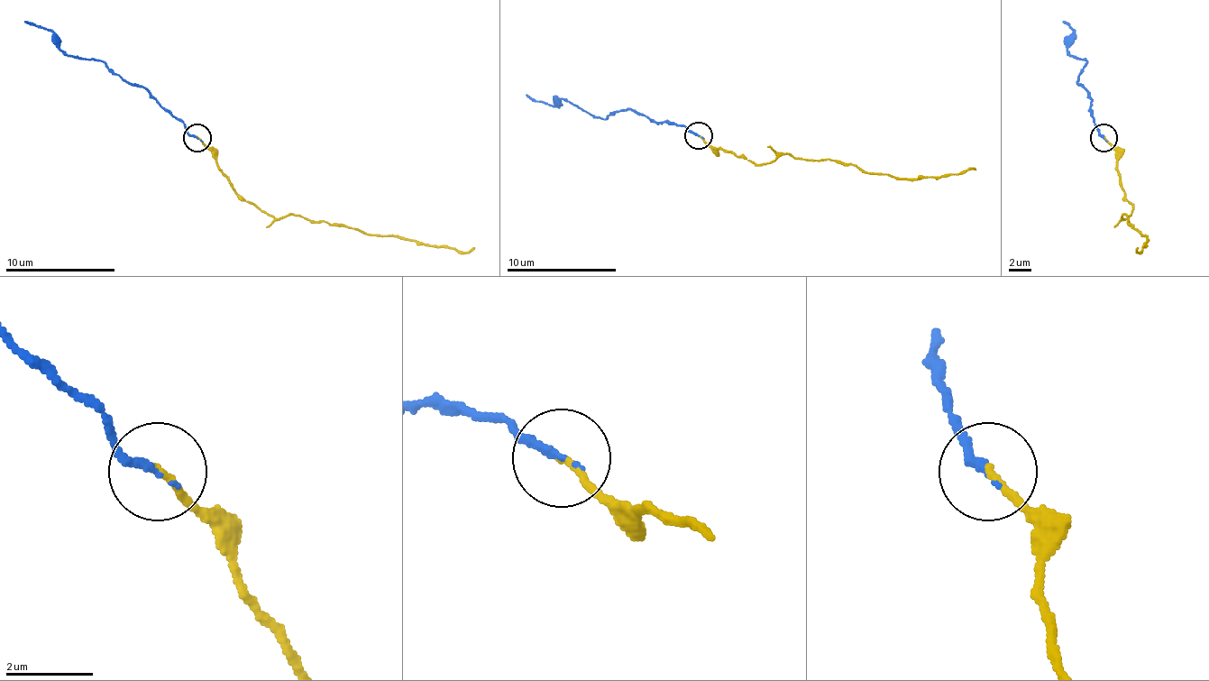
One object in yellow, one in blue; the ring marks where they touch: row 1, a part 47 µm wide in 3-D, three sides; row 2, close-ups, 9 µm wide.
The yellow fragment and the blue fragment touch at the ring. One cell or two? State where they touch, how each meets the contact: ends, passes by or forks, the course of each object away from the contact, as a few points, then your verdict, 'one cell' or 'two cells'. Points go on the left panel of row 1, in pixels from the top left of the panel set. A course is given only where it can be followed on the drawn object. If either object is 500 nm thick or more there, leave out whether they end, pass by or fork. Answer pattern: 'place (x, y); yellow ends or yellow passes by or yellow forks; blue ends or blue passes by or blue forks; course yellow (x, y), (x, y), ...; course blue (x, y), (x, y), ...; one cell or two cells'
place (197, 138); yellow ends; blue ends; course yellow (196, 138), (235, 190), (270, 216), (342, 224), (364, 234), (474, 248); course blue (196, 138), (141, 86), (123, 80), (100, 61), (65, 53), (45, 28), (23, 20); one cell

